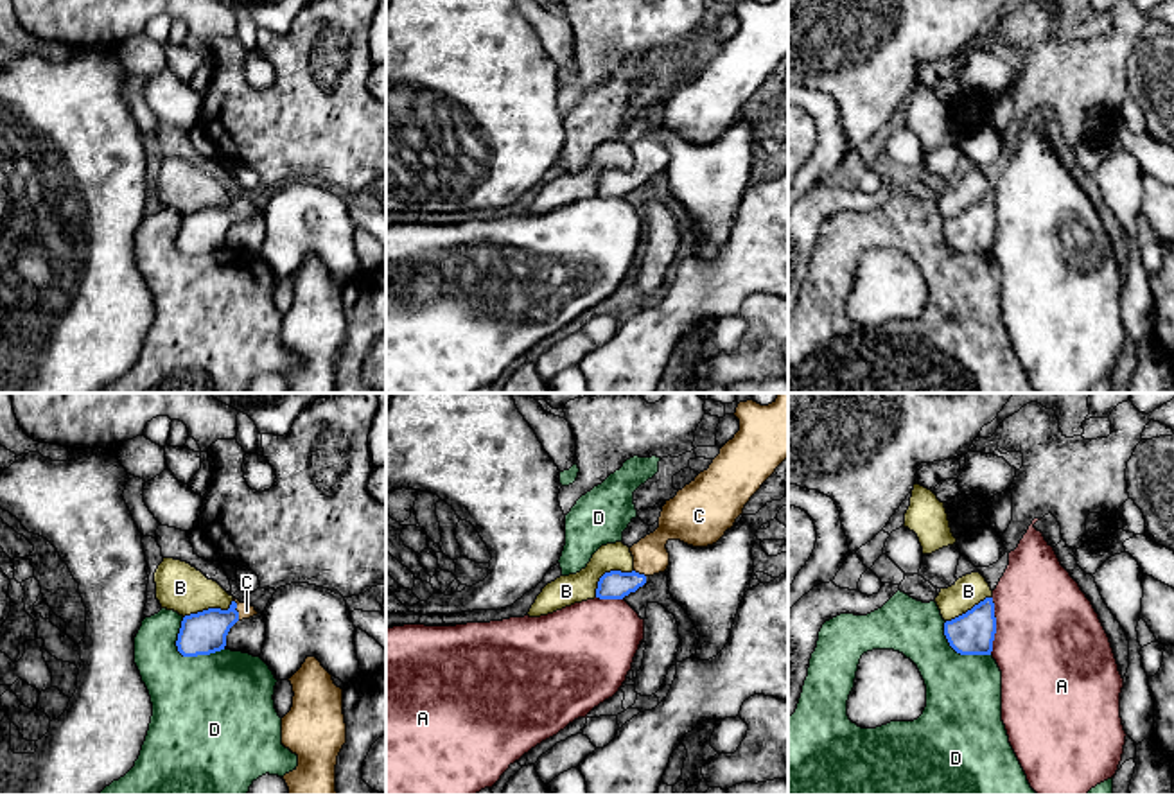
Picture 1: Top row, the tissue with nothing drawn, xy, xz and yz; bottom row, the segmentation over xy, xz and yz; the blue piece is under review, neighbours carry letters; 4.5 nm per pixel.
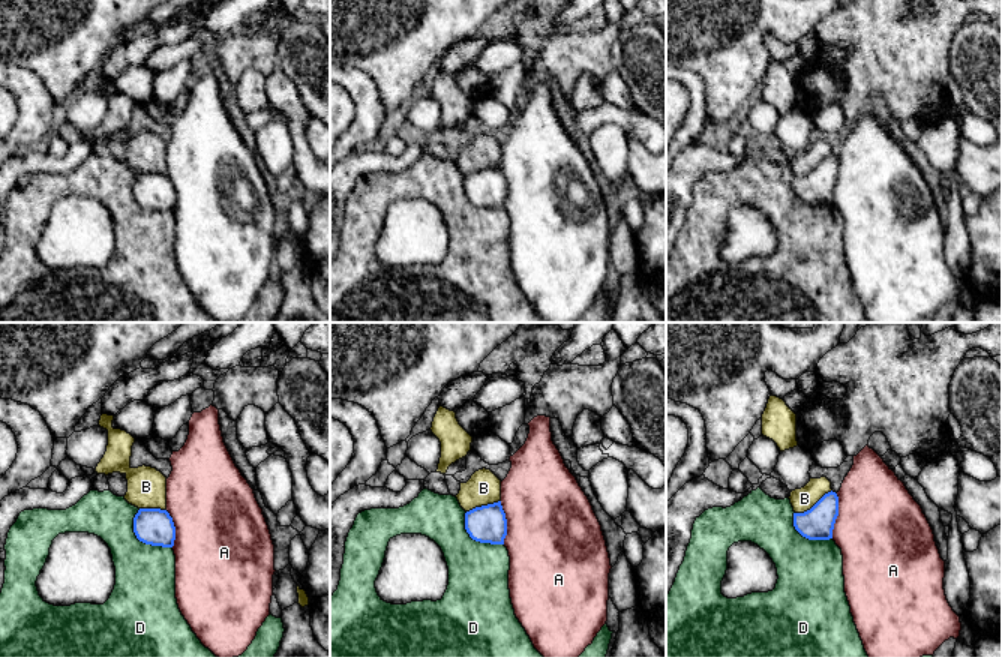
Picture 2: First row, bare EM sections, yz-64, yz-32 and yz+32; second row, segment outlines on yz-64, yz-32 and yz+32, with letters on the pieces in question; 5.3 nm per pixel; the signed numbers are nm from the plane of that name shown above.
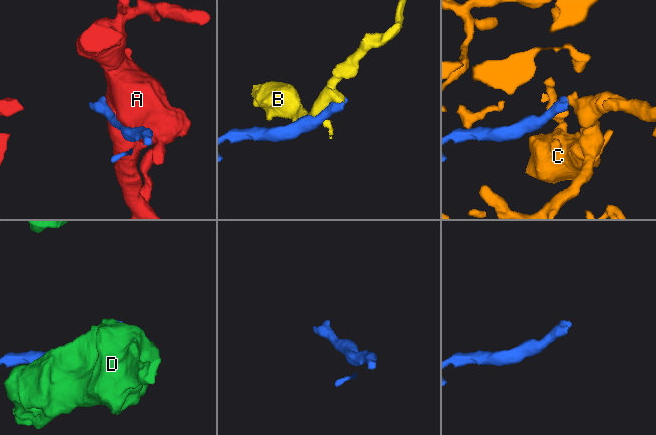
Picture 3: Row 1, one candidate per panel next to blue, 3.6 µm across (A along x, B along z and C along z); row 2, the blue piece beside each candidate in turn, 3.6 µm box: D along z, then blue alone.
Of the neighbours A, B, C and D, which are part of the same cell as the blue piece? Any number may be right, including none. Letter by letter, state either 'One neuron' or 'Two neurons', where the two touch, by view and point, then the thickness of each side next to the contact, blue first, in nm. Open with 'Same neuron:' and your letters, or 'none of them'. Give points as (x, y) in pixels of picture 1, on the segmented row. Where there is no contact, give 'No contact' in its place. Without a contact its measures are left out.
Same neuron: C
A: Two neurons. Touches blue at yz (995, 625). Thickness 190 nm (blue) against 480 nm
B: Two neurons. Touches blue at xy (209, 609). Thickness 190 nm (blue) against 220 nm
C: One neuron. Touches blue at xy (236, 611). Thickness 190 nm (blue) against 70 nm
D: Two neurons. Touches blue at xy (185, 655). Thickness 190 nm (blue) against 480 nm

